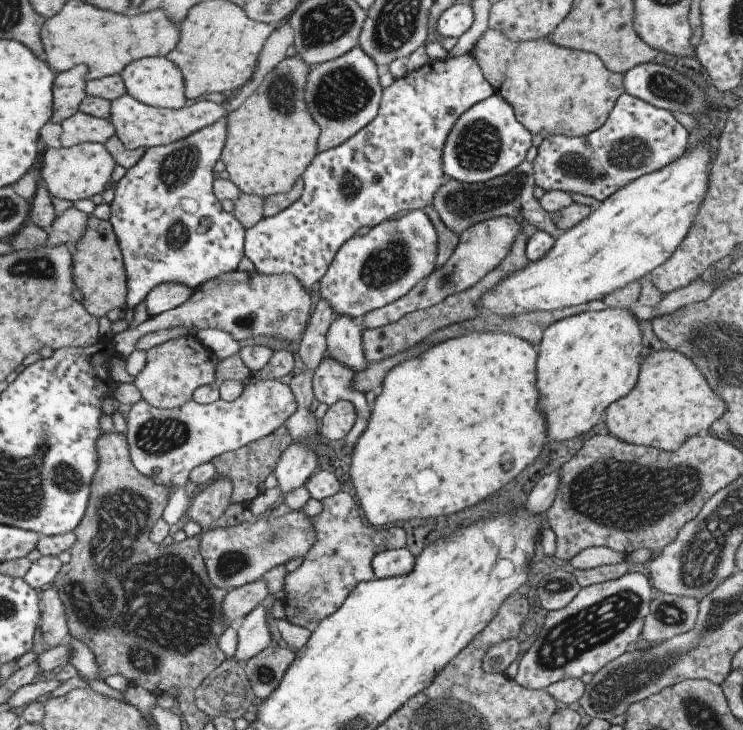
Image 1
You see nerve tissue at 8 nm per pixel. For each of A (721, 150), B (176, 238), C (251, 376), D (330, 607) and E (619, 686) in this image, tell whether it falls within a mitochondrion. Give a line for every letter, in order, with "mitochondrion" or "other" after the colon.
A: other
B: mitochondrion
C: other
D: other
E: mitochondrion

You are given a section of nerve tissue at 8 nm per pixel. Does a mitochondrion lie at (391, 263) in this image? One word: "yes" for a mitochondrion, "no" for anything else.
yes

